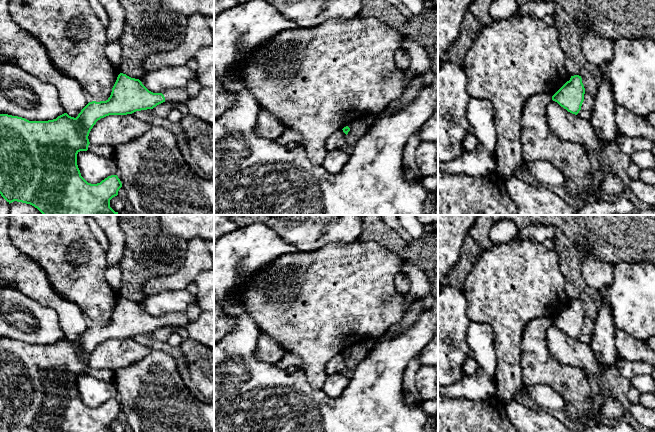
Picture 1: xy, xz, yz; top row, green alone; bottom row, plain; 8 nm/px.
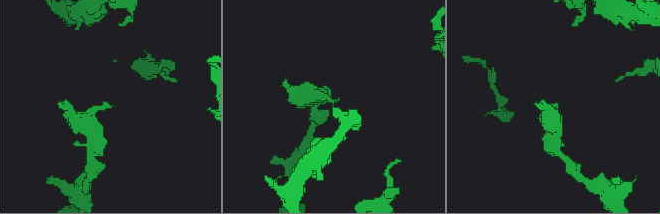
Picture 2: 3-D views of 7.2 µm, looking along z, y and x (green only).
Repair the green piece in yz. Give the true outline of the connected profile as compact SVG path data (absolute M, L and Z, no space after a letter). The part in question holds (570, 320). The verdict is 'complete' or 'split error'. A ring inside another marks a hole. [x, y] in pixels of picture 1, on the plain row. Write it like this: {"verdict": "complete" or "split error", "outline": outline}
{"verdict": "complete", "outline": "M574 299L552 320L552 324L568 336L577 339L581 334L584 318L581 300Z"}

